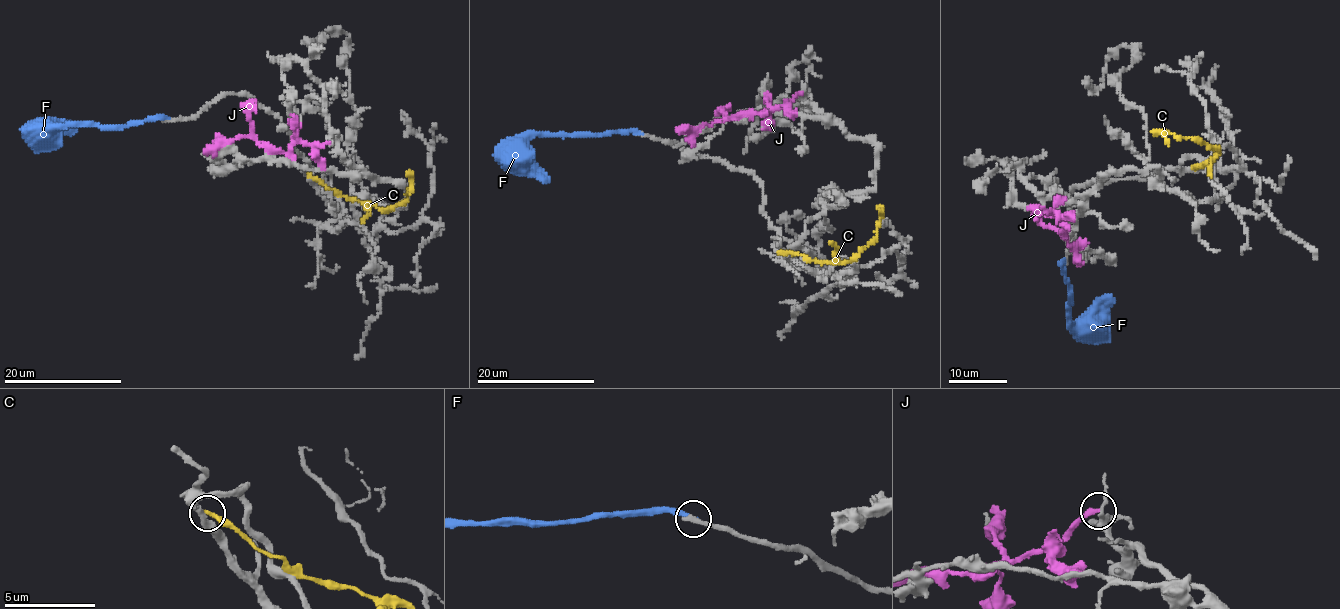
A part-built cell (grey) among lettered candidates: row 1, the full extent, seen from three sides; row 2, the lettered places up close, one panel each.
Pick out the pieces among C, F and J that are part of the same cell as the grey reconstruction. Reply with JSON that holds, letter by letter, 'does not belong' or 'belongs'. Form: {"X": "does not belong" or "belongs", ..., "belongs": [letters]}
{"C": "does not belong", "F": "does not belong", "J": "does not belong", "belongs": []}

